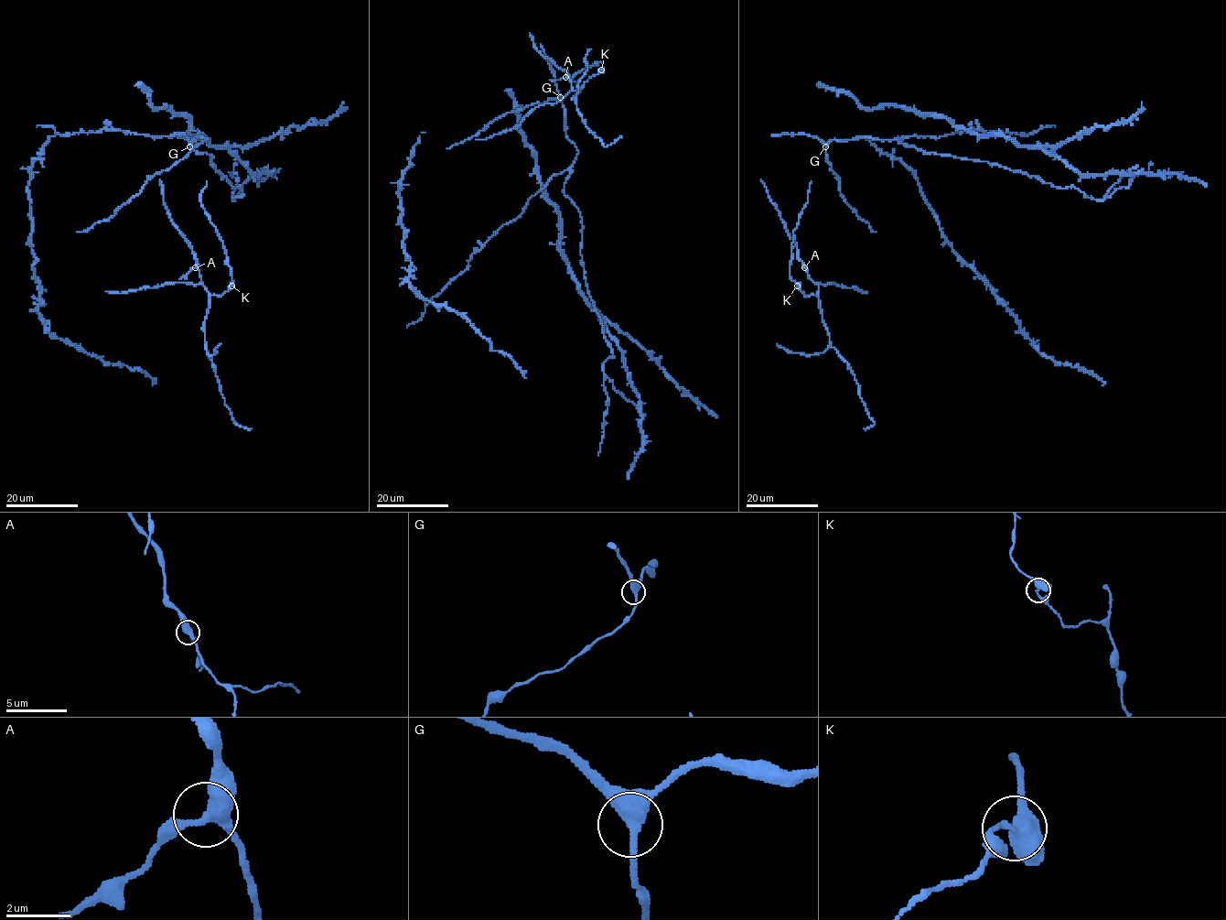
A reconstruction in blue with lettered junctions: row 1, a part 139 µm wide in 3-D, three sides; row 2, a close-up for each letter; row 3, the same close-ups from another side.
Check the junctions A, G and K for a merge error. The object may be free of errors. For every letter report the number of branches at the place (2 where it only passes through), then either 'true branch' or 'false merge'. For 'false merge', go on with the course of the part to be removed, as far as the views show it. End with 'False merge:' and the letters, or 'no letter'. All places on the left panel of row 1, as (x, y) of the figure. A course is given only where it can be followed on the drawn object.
A: 3 | true branch
G: 3 | true branch
K: 3 | true branch
False merge: no letter

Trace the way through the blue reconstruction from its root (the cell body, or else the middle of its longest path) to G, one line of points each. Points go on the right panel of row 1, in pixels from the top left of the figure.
G: (921, 150), (906, 146), (897, 140), (869, 137), (832, 140), (825, 146)

